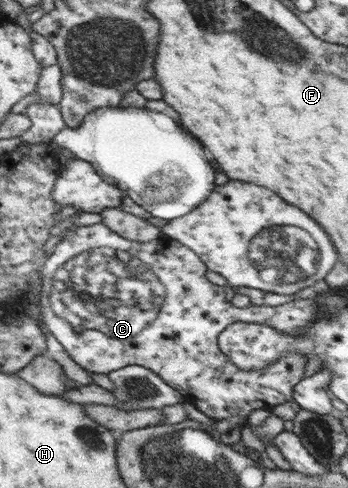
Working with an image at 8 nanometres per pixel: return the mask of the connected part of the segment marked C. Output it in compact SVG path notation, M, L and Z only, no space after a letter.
M102 222L77 227L58 242L41 268L42 322L62 344L68 356L84 370L108 375L128 365L150 369L186 399L186 403L196 406L208 418L215 421L230 420L234 427L241 428L253 410L271 410L279 404L292 401L296 384L314 363L296 349L278 357L269 368L238 369L220 351L218 335L230 324L241 322L264 324L282 334L300 336L312 324L318 303L314 299L300 299L280 306L252 304L240 308L226 301L224 287L210 282L206 277L207 271L206 264L190 248L164 235L150 242L134 242L122 238Z

